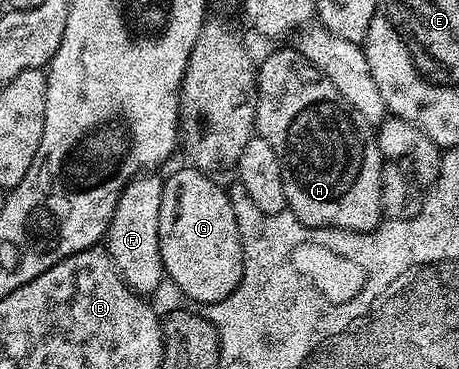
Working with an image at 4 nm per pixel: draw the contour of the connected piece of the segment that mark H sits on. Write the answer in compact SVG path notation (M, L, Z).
M294 48L288 50L275 50L264 62L260 61L255 75L255 87L259 95L257 96L257 108L255 109L255 128L258 137L269 140L269 145L273 147L273 152L277 152L277 160L281 164L281 176L285 184L285 196L290 213L301 224L314 226L316 228L334 228L337 230L355 230L358 234L368 234L371 230L379 227L381 219L384 217L383 205L381 204L381 184L383 183L383 171L385 169L385 159L383 153L379 151L377 140L373 136L373 126L357 112L337 92L335 85L321 73L316 66L311 66L306 58L299 55L299 51Z

